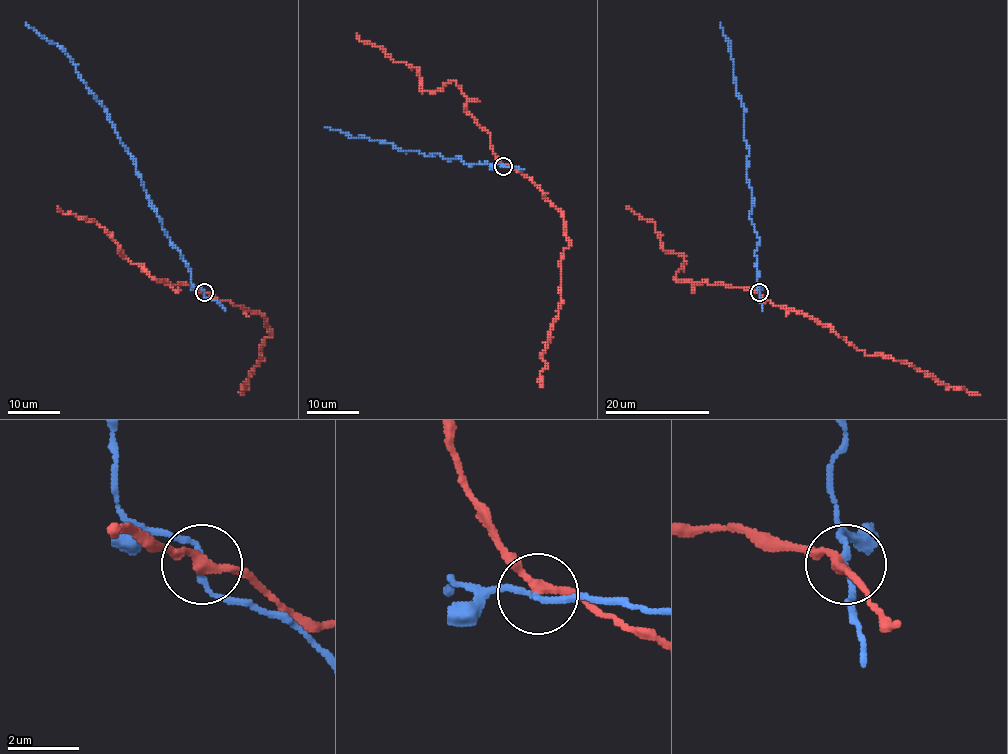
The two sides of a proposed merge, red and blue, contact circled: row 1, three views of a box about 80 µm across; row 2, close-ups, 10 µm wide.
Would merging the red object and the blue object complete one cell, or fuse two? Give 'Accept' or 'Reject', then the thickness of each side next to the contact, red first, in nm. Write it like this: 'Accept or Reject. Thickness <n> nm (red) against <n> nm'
Reject. Thickness 240 nm (red) against 140 nm

